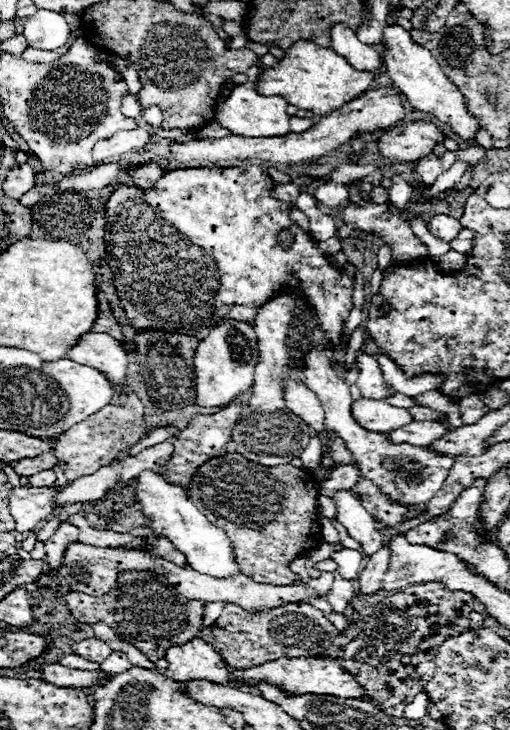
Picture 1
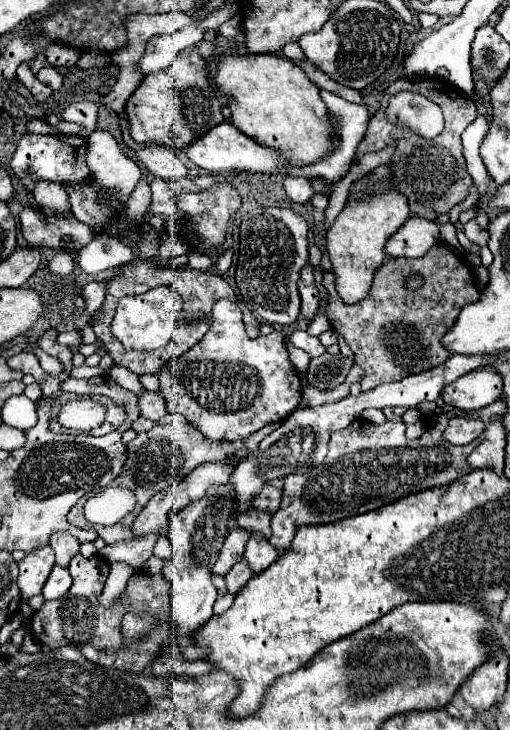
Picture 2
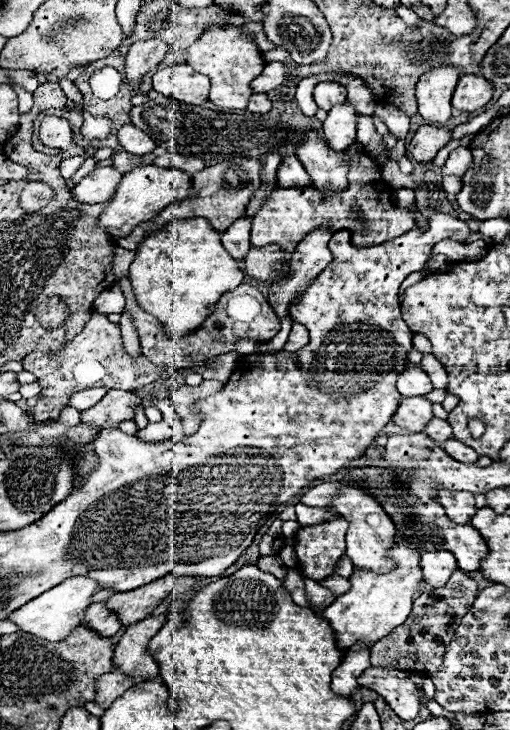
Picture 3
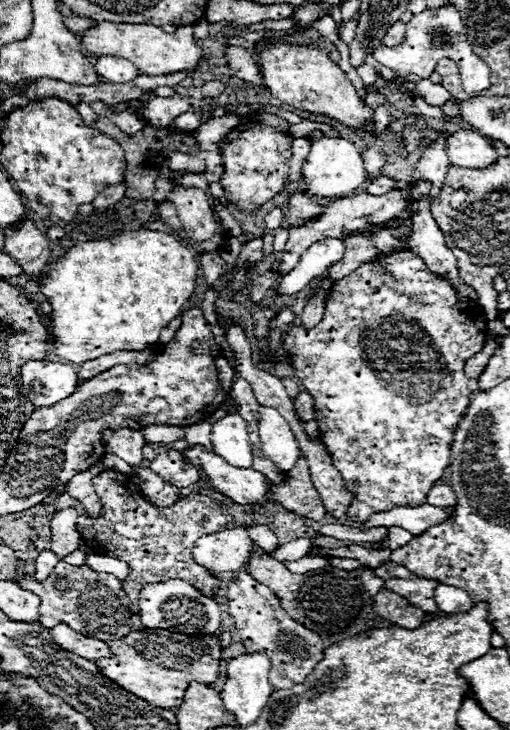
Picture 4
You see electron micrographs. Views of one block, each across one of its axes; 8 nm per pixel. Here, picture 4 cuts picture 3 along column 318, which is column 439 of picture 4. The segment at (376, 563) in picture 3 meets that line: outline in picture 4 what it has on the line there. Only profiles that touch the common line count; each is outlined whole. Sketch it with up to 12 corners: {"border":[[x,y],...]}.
{"border":[[448,484],[434,486],[426,504],[454,506],[454,492]]}

